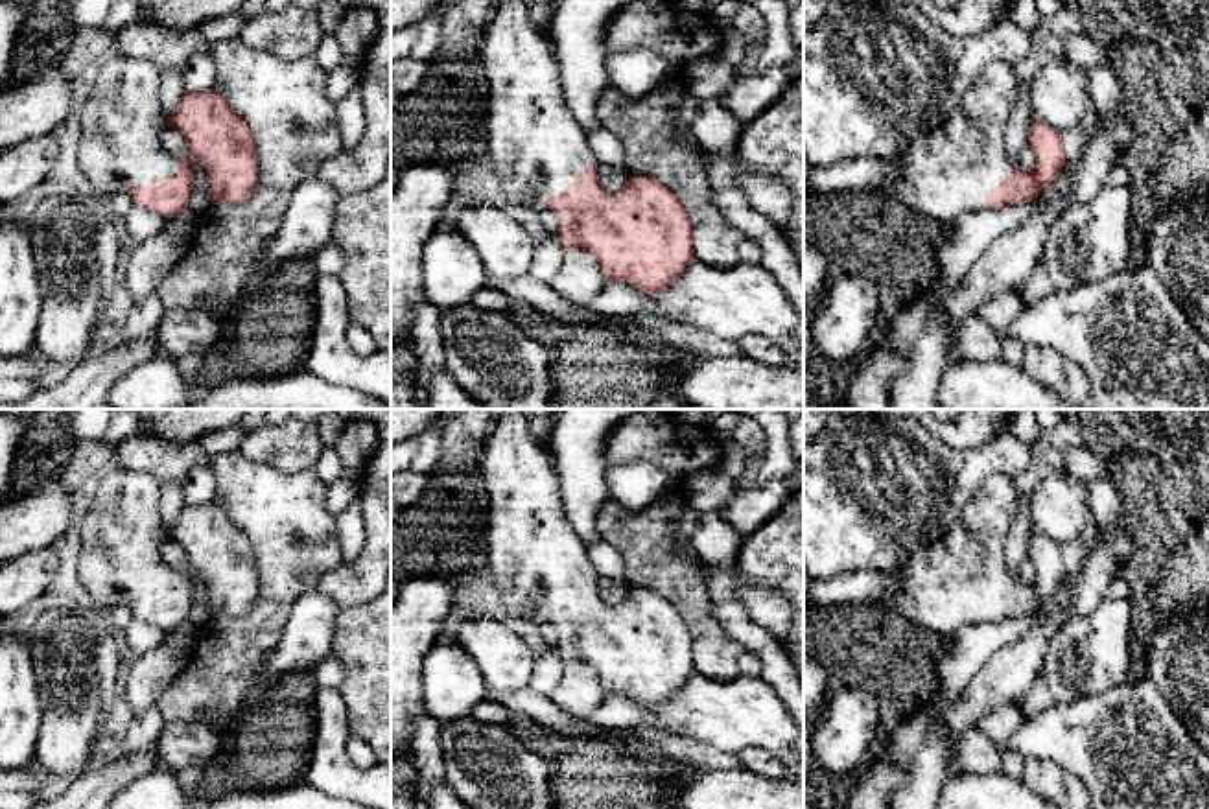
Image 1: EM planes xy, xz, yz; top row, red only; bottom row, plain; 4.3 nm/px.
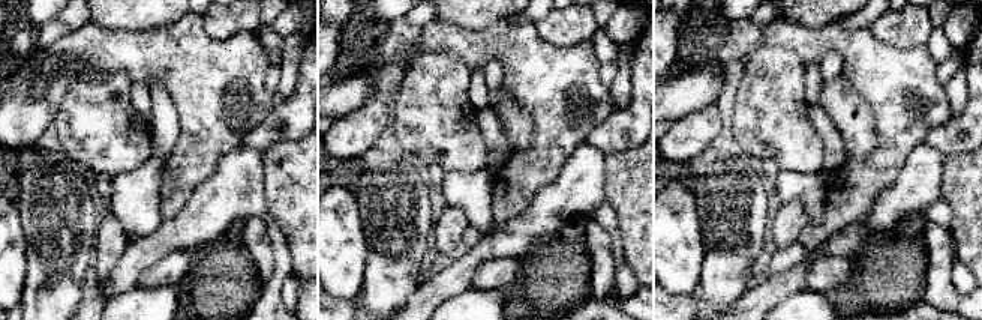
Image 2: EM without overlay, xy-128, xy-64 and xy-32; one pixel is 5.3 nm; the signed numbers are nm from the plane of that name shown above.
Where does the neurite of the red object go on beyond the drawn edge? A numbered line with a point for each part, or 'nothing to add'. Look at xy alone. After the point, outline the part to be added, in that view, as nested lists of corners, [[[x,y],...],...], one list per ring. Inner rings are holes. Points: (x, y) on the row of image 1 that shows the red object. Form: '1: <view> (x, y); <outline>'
1: xy (122, 120); [[[105,59],[81,107],[79,168],[94,192],[111,195],[177,173],[160,135],[166,114],[158,68],[142,59]],[[125,192],[127,193],[127,192]]]

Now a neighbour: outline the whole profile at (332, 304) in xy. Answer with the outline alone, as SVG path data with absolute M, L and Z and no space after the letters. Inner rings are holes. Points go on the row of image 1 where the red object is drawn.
M319 275L317 315L304 370L391 404L391 358L359 358L346 343L350 310L337 276Z

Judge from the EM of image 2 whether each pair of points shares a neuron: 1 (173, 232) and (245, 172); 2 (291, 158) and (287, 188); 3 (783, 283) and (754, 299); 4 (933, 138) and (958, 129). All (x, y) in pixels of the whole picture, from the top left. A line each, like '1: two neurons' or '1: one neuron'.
1: one neuron
2: one neuron
3: one neuron
4: one neuron

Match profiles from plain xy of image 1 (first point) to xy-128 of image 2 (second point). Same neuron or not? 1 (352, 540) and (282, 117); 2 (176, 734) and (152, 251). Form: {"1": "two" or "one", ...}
{"1": "two", "2": "two"}

